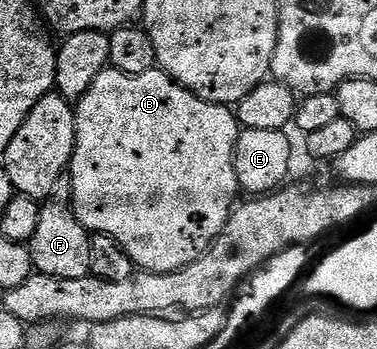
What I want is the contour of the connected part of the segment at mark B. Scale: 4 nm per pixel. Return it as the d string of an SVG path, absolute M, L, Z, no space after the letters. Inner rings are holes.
M106 69L95 77L91 89L82 99L76 100L75 114L77 117L77 140L73 150L73 159L69 162L67 183L73 190L71 206L75 217L86 231L93 235L106 235L114 239L131 257L134 268L150 271L156 275L171 275L197 262L219 237L219 233L227 225L233 208L238 202L239 188L235 173L235 145L239 134L237 116L228 106L220 103L204 103L197 95L192 95L186 87L181 87L175 80L160 69L154 69L142 75L124 75L112 69Z

